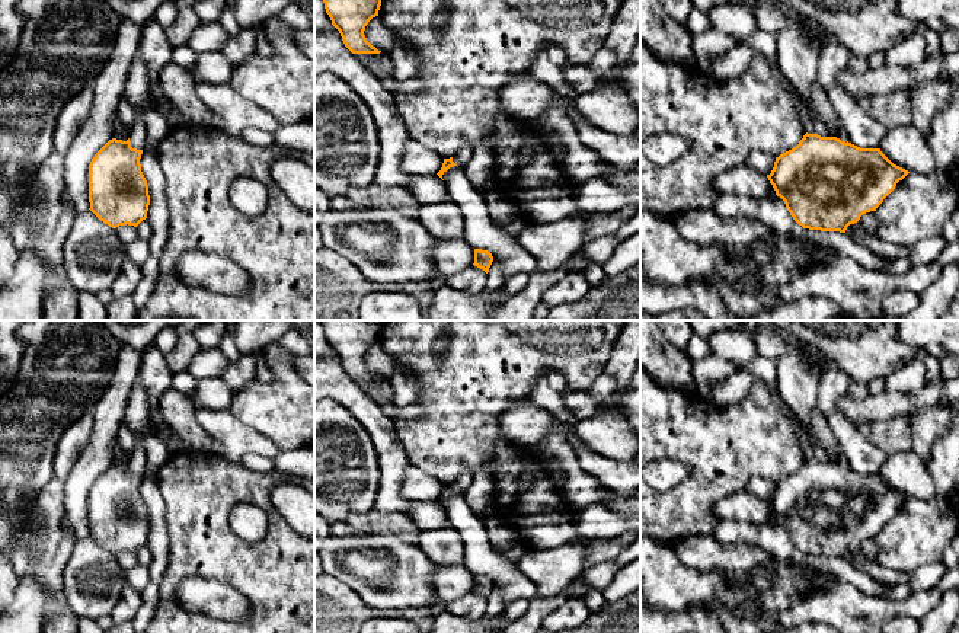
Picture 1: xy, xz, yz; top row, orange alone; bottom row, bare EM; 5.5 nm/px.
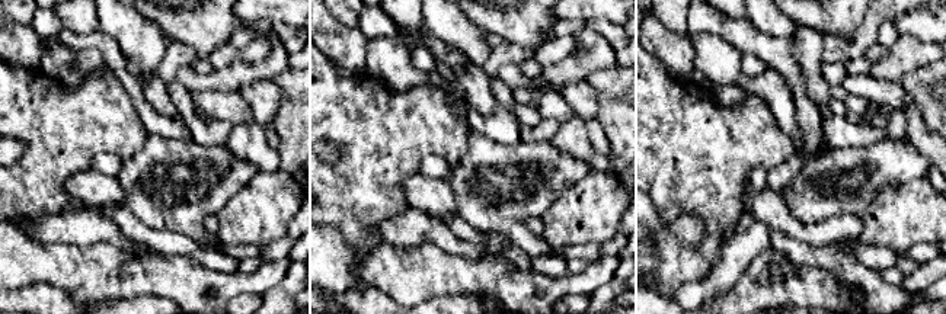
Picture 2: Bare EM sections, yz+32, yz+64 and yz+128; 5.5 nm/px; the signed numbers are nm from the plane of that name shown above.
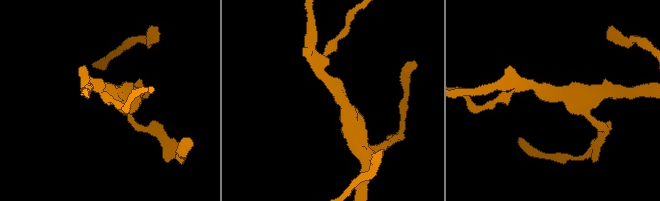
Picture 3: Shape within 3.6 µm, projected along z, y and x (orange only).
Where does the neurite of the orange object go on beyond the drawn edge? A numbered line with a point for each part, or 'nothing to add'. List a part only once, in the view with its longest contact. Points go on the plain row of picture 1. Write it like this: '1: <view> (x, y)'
1: xy (137, 460)

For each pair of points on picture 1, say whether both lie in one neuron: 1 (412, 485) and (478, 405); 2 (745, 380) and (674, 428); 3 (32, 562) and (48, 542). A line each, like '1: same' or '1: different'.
1: different
2: different
3: same

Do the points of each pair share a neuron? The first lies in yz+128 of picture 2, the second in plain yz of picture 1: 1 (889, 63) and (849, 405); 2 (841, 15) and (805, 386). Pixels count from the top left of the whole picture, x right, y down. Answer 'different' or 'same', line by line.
1: same
2: different

